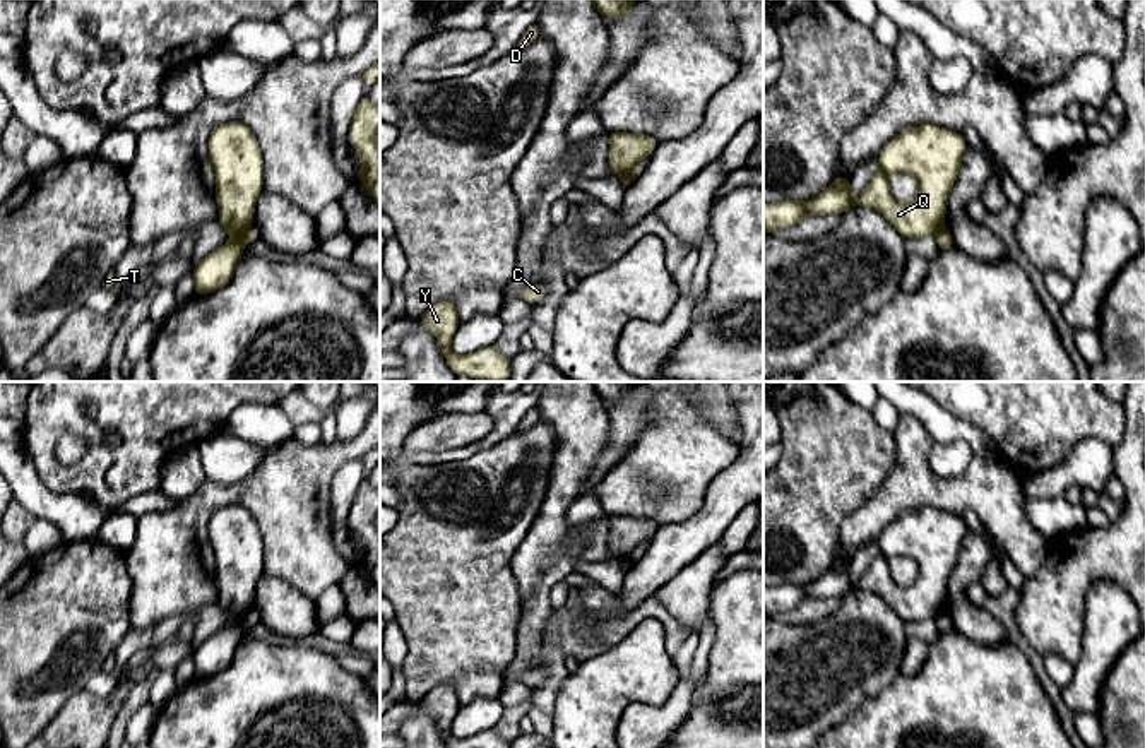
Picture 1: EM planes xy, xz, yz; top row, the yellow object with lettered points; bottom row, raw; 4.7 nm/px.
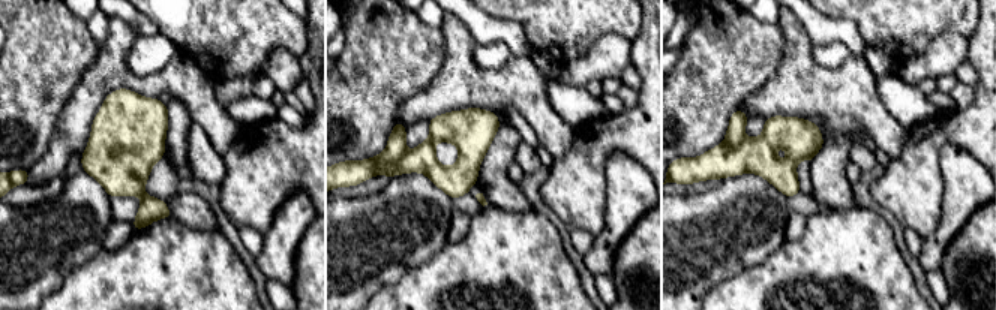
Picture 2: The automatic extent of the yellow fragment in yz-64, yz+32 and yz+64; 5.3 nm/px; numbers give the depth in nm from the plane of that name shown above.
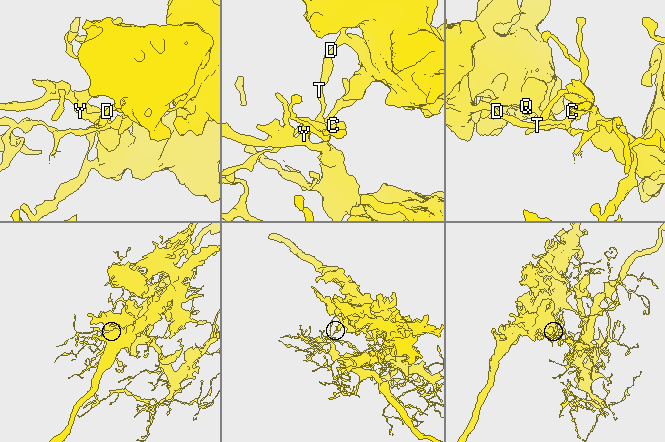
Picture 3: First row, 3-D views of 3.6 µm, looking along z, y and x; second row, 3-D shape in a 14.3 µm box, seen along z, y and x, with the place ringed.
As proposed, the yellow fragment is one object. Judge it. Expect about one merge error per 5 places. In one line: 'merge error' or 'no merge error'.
merge error

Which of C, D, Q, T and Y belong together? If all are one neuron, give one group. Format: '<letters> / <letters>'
C D T Y / Q

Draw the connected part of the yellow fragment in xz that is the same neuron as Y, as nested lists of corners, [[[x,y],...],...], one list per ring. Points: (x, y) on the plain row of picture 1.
[[[442,683],[431,692],[418,695],[424,710],[436,719],[438,729],[448,748],[512,748],[512,743],[495,733],[479,733],[471,738],[454,738],[452,719],[459,710],[459,693],[450,683]]]

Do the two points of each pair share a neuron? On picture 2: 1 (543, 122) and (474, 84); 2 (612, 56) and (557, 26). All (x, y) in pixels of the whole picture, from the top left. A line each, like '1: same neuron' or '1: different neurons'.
1: same neuron
2: different neurons

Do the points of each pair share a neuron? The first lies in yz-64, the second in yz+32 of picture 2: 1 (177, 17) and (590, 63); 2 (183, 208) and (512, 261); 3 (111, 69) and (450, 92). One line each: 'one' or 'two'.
1: two
2: two
3: one

